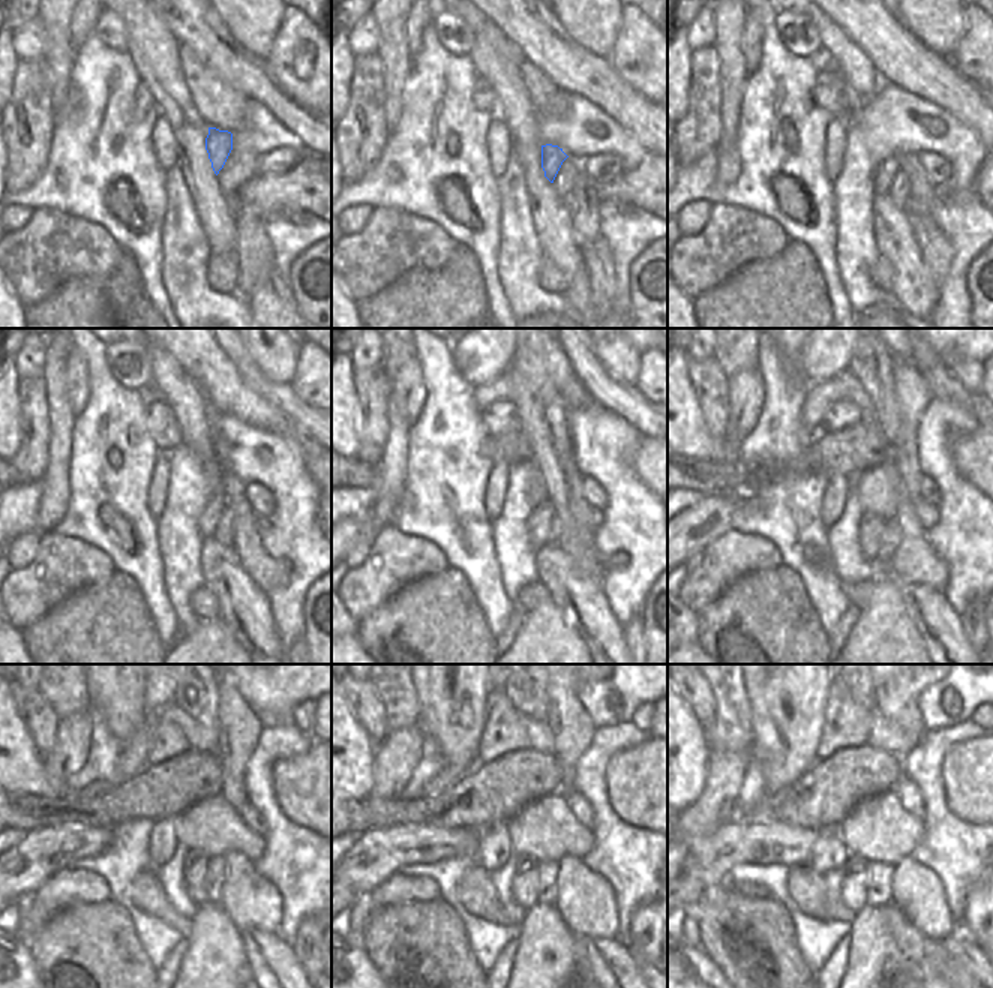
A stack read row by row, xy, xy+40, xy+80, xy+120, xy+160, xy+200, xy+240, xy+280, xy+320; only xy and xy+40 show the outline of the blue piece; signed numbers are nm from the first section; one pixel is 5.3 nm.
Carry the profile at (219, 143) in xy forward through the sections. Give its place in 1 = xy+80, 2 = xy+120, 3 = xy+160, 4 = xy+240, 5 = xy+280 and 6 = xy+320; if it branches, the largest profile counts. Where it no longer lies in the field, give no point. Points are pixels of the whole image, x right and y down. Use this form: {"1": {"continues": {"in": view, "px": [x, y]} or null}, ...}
{"1": {"continues": {"in": "xy+80", "px": [887, 170]}}, "2": {"continues": {"in": "xy+120", "px": [212, 511]}}, "3": {"continues": {"in": "xy+160", "px": [539, 523]}}, "4": {"continues": {"in": "xy+240", "px": [195, 864]}}, "5": {"continues": {"in": "xy+280", "px": [525, 882]}}, "6": {"continues": {"in": "xy+320", "px": [855, 879]}}}

